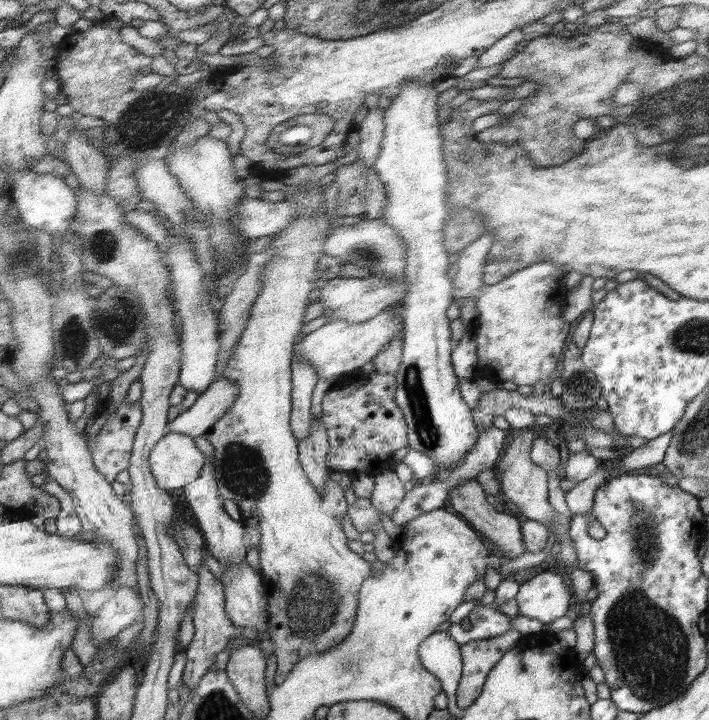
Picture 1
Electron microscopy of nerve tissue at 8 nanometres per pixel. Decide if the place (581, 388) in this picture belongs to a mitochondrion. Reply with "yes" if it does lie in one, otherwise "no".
yes

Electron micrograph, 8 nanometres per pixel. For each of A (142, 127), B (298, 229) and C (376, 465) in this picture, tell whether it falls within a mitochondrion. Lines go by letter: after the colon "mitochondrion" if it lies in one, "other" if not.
A: mitochondrion
B: other
C: other

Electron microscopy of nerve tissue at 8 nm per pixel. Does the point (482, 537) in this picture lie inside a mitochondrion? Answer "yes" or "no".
no

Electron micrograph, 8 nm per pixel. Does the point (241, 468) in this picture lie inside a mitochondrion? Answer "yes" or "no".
yes

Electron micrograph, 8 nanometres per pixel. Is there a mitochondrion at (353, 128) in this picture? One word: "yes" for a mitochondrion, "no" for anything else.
no

